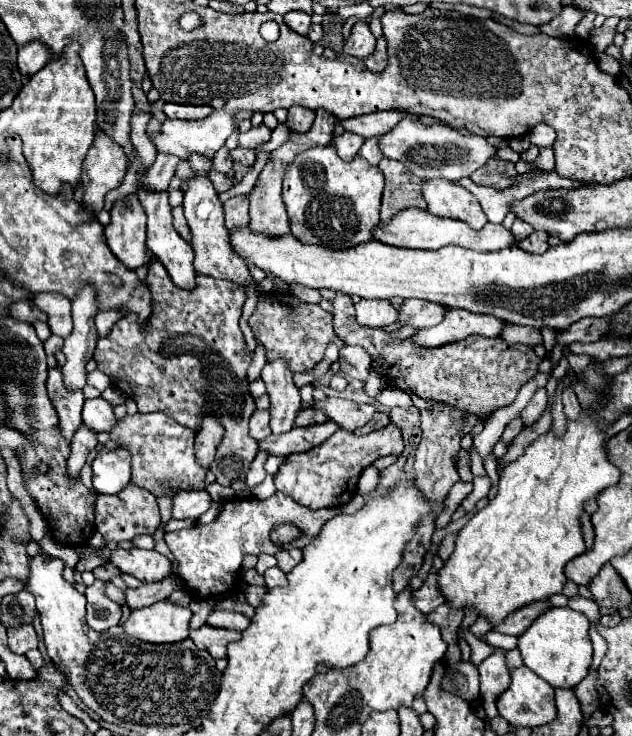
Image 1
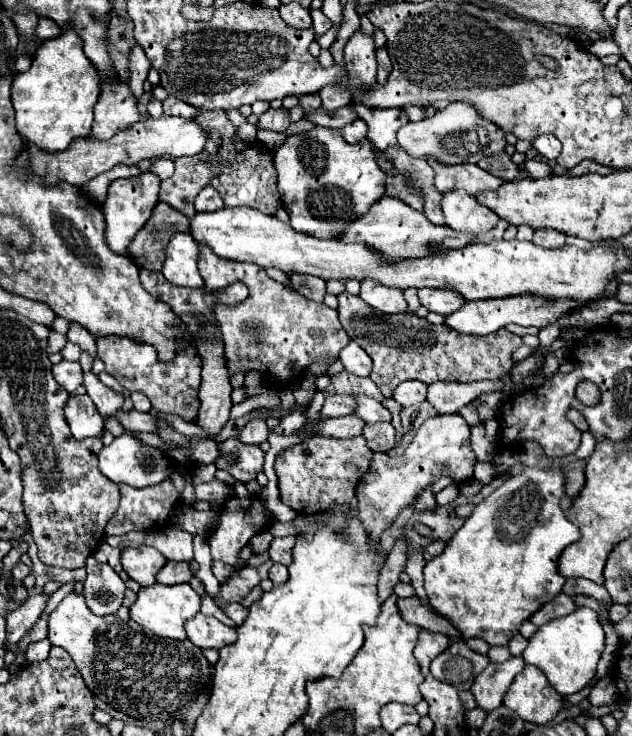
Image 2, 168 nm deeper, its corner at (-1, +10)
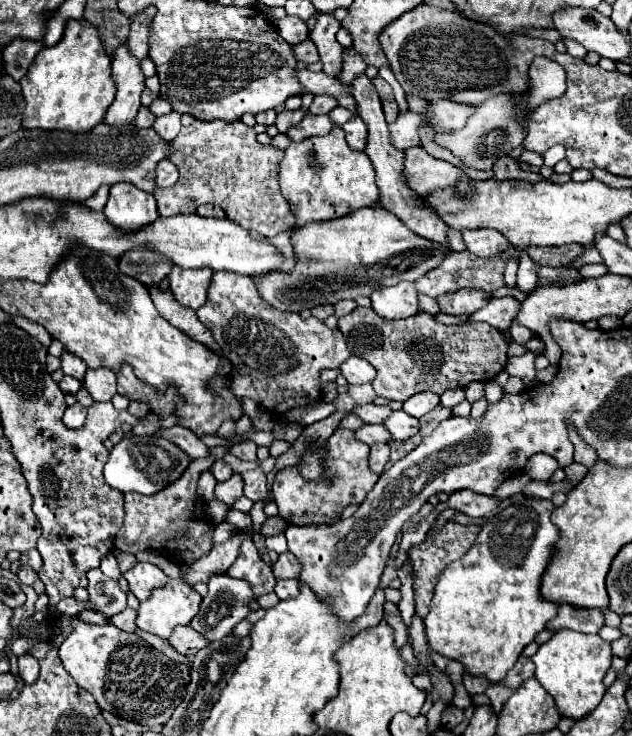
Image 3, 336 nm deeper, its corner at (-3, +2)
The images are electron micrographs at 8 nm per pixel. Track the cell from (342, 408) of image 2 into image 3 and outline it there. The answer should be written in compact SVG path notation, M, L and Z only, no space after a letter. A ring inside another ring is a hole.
M363 404L359 408L353 410L361 420L365 420L367 424L381 424L383 420L389 418L389 414L393 412L389 406L375 406L375 404Z

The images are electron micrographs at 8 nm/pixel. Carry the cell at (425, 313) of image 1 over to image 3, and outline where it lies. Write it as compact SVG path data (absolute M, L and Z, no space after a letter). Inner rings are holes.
M457 290L457 292L447 292L443 296L437 298L441 310L445 314L473 314L477 310L481 310L483 306L487 306L487 302L491 300L491 296L485 290Z

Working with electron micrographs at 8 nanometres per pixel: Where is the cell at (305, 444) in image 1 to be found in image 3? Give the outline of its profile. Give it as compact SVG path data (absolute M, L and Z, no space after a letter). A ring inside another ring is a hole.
M365 424L363 428L359 428L355 432L359 436L359 440L363 440L365 444L373 446L373 444L391 444L393 438L389 434L389 430L383 424Z

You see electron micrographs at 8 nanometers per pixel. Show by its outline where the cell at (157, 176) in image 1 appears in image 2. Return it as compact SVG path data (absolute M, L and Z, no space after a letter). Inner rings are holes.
M143 172L135 178L121 178L121 180L115 180L111 182L109 186L109 194L107 194L107 200L103 202L101 210L105 214L105 242L107 246L115 252L115 254L125 254L129 256L129 244L133 242L135 234L145 226L145 222L151 218L151 210L153 206L157 204L157 198L159 198L159 184L161 184L161 178L153 172Z

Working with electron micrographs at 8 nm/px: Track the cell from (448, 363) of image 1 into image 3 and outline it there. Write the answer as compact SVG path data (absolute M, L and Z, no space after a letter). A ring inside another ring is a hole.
M359 306L351 314L339 318L339 330L345 336L347 348L351 350L351 354L363 360L369 360L369 364L375 366L377 376L373 380L373 388L377 396L387 400L403 402L409 396L417 392L425 392L425 390L441 396L449 388L465 388L469 382L475 382L475 380L487 382L487 380L493 380L505 368L505 362L507 362L509 338L507 334L495 330L487 322L463 322L457 326L445 326L437 322L435 316L429 312L419 312L405 320L385 320L377 316L373 308Z

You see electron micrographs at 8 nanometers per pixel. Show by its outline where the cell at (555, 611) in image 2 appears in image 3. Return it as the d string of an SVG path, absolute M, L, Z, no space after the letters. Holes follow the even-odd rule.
M561 604L557 610L557 616L547 624L549 630L563 630L563 628L571 628L575 632L585 632L585 634L595 634L599 632L599 628L605 624L603 618L603 608L595 610L595 608L571 608L569 604Z

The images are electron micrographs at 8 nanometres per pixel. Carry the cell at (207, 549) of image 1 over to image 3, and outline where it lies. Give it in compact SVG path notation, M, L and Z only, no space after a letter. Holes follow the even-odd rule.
M245 540L241 544L241 554L235 560L235 564L231 566L231 576L249 582L255 598L273 592L273 586L277 582L273 572L271 572L271 566L267 566L261 560L261 556L251 540Z

